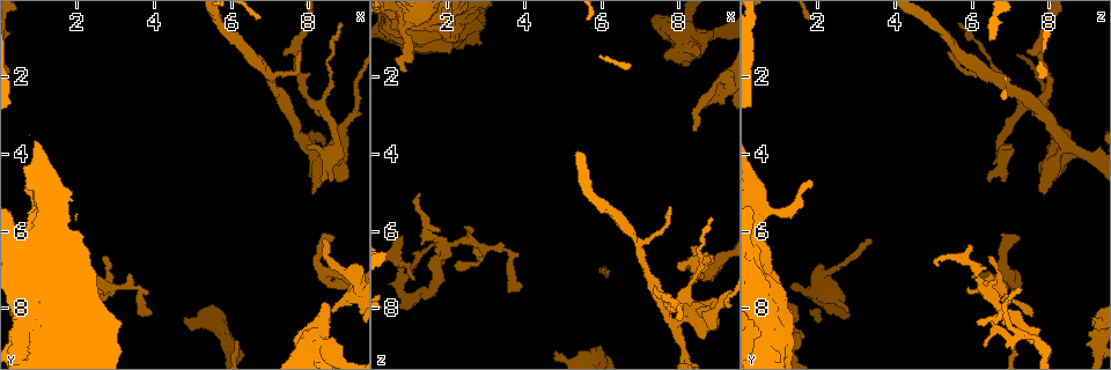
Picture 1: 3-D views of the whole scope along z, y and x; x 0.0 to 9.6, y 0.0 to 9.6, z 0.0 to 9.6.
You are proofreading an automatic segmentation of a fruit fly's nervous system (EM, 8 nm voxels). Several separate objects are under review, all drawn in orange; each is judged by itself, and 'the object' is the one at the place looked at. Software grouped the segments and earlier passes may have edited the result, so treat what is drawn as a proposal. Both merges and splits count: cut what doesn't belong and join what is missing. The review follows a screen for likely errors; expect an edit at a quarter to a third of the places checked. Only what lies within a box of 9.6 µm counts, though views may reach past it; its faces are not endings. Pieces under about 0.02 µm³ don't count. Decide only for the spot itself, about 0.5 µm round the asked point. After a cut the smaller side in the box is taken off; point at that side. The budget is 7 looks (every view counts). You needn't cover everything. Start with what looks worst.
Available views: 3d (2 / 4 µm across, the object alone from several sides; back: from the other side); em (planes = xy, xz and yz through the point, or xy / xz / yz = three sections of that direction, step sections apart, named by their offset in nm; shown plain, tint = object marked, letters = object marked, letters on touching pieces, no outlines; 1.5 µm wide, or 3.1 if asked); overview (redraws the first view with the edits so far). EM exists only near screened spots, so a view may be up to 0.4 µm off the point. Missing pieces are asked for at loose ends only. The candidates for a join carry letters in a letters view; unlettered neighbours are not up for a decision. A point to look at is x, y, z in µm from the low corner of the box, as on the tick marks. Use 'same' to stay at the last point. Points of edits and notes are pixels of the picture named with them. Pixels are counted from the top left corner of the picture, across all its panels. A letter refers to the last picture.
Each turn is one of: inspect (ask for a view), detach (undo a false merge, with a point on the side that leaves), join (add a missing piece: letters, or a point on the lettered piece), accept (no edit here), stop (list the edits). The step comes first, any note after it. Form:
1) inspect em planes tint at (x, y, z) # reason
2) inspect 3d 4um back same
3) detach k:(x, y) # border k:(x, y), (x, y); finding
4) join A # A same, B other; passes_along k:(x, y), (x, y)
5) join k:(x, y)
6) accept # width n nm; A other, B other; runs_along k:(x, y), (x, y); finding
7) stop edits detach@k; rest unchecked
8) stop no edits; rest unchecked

inspect 3d 2um back at (8.65, 6.15, 7.10)

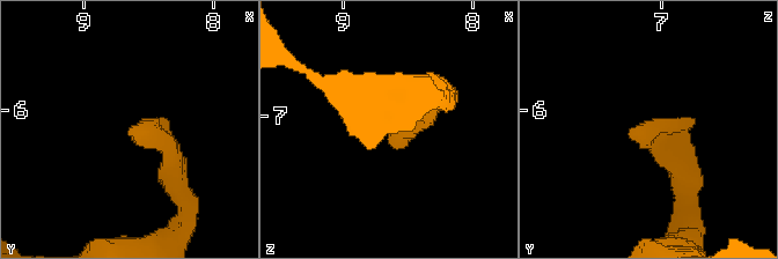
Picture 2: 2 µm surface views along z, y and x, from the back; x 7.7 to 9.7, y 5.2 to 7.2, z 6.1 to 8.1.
inspect em planes tint at (8.66, 6.18, 7.16) # need the tissue

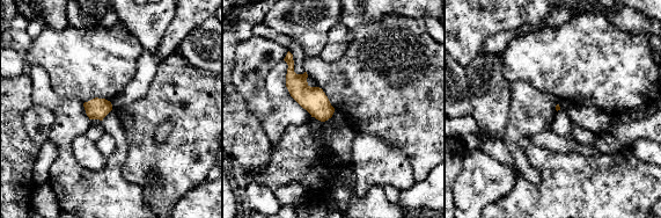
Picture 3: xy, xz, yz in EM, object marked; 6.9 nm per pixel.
inspect em planes letters same # what lies round it

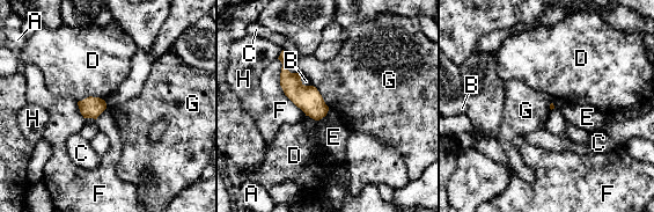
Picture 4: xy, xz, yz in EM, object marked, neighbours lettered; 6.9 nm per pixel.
accept # A other, B other, C other, D other, E other, F other, G other, H other; no lettered piece goes on from it

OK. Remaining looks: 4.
inspect 3d 2um at (8.45, 7.80, 1.20) # branch stops here

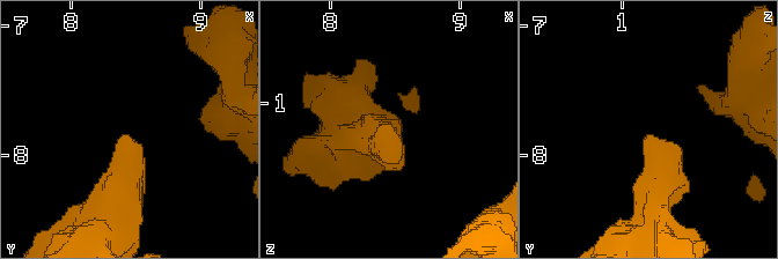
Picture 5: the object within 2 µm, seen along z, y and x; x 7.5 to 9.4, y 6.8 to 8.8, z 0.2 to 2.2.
inspect em xz step 8 letters at (8.44, 7.84, 1.16) # now the EM

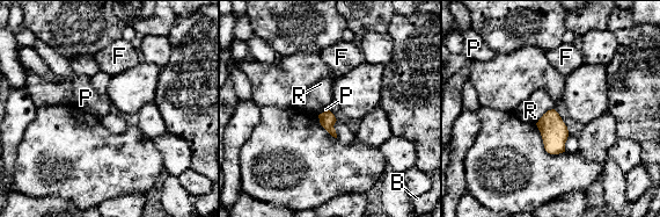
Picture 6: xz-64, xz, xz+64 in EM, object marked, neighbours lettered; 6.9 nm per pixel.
inspect em planes letters same # another direction

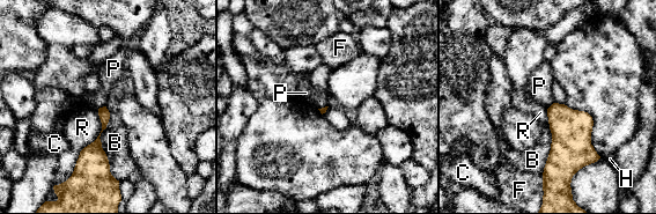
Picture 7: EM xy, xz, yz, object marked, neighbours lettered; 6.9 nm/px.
accept # B other, C other, F other, H other, P other, R other; border 7:(104, 105), (98, 109); no lettered piece goes on from it

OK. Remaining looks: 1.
stop no edits; rest unchecked

